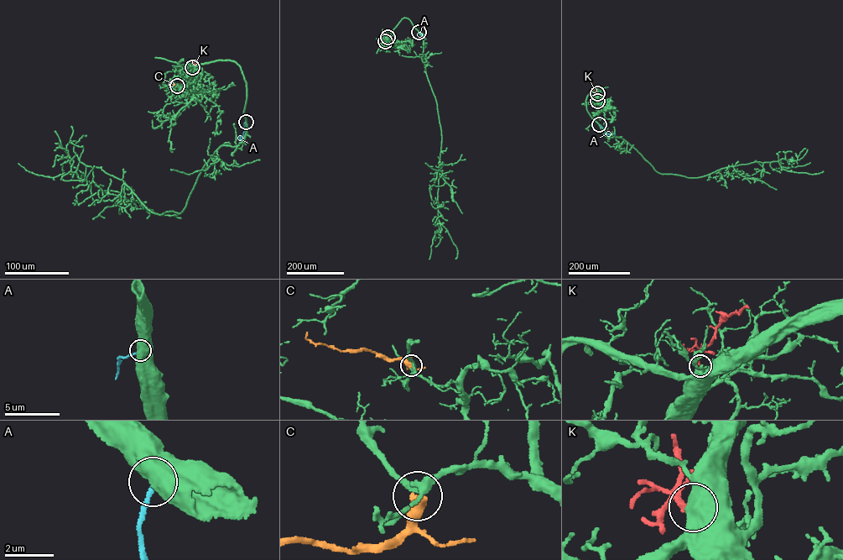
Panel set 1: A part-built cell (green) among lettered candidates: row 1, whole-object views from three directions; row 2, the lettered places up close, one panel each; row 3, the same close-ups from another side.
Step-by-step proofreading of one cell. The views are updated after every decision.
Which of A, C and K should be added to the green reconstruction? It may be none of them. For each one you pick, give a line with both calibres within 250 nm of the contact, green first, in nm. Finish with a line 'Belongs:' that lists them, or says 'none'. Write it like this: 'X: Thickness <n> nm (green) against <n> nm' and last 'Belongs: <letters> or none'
K: Thickness 700 nm (green) against 320 nm
Belongs: K

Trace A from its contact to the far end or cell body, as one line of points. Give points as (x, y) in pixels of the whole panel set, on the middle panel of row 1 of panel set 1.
A: (418, 32), (425, 47)

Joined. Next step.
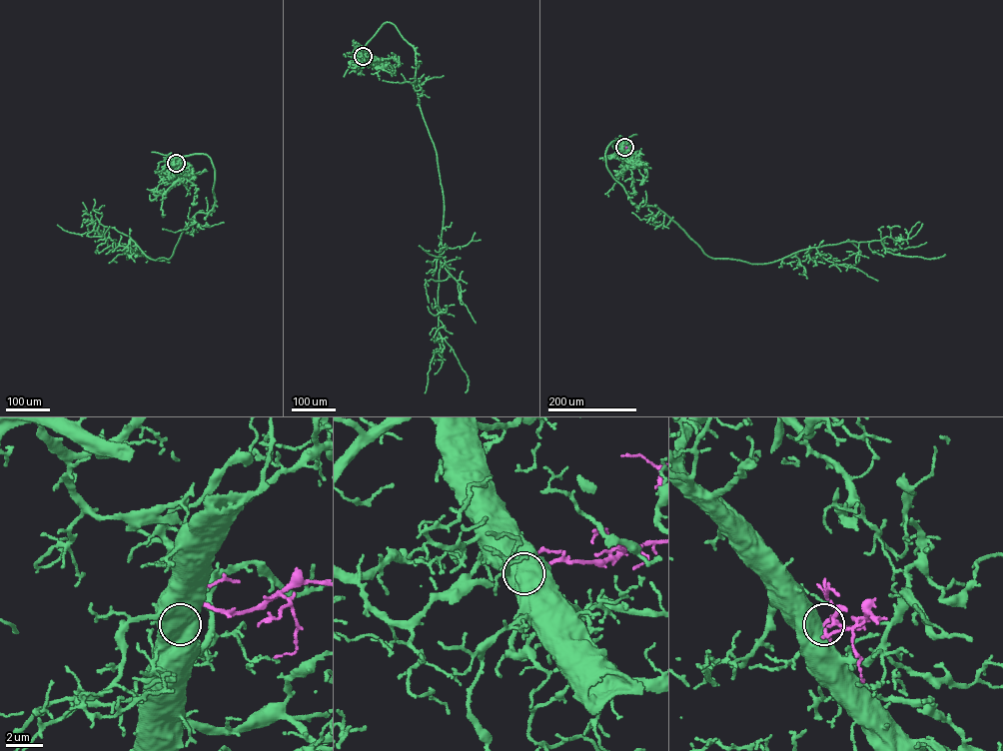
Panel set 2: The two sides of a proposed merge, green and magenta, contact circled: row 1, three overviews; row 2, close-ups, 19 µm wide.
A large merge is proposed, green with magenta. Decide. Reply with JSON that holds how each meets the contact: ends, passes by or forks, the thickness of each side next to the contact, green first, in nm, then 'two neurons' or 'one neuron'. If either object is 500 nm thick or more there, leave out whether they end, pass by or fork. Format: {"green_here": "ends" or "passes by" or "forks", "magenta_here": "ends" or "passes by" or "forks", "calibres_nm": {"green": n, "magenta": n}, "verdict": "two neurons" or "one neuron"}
{"calibres_nm": {"green": 800, "magenta": 240}, "verdict": "one neuron"}

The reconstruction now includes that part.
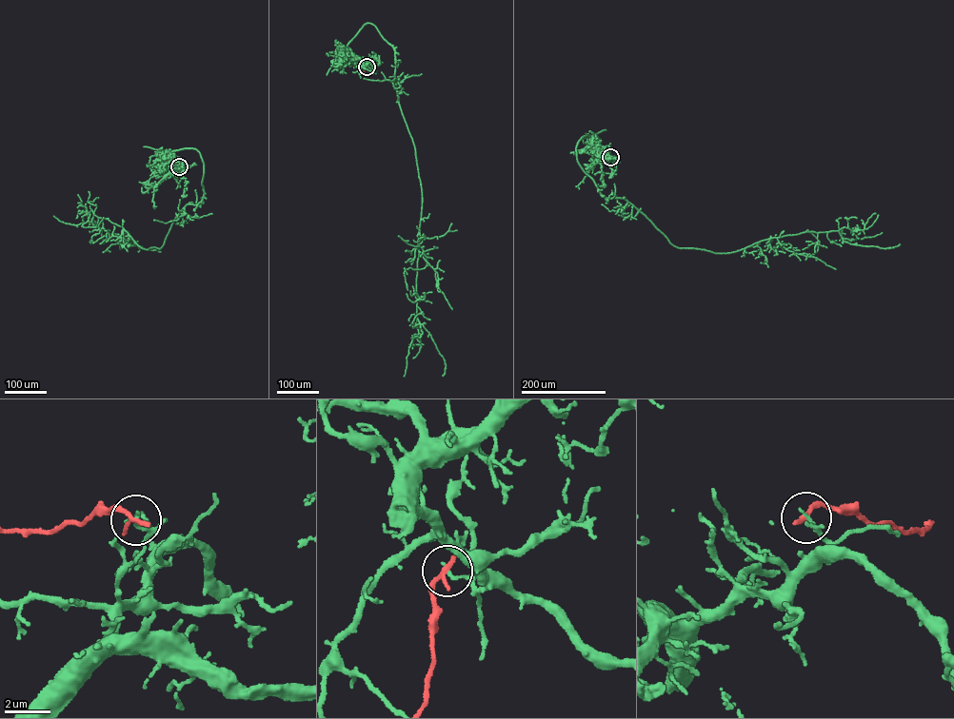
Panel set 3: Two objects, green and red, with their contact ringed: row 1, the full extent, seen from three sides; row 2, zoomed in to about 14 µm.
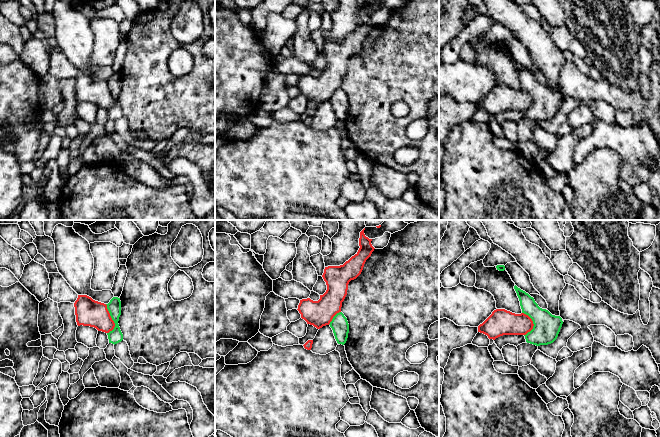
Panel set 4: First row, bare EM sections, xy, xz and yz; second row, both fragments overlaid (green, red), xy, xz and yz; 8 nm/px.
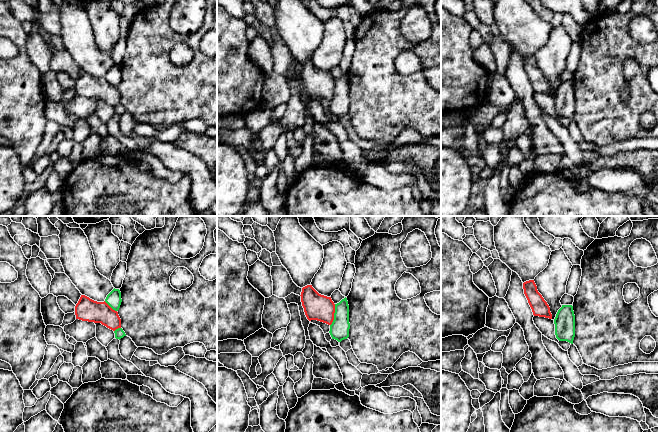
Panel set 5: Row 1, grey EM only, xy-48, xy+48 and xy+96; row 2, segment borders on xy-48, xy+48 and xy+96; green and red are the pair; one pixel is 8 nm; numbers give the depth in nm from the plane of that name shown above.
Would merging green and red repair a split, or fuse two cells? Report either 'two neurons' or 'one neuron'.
two neurons

